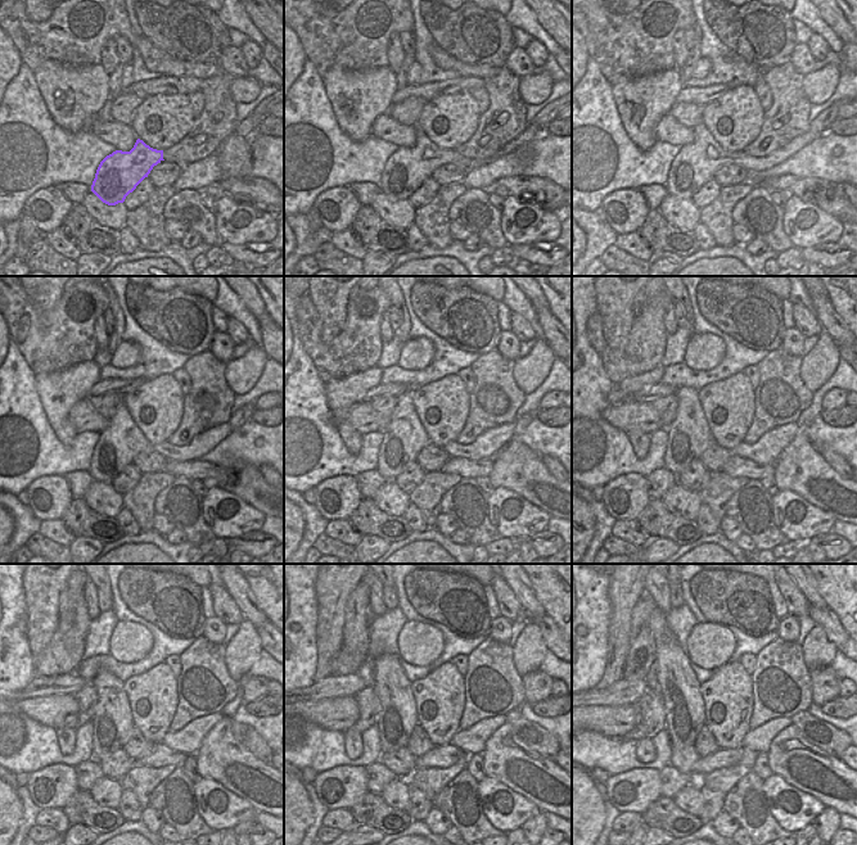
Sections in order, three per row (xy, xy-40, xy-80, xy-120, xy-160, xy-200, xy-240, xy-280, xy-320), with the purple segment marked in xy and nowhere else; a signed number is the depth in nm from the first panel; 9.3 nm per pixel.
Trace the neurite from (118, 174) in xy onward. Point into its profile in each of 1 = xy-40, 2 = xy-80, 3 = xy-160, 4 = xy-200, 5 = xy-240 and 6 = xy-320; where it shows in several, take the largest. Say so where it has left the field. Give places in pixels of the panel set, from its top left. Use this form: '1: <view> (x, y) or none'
1: xy-40 (405, 171)
2: xy-80 (695, 163)
3: xy-160 (405, 438)
4: xy-200 (689, 435)
5: xy-240 (112, 722)
6: xy-320 (684, 704)

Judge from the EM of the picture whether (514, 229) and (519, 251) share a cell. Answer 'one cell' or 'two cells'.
two cells

